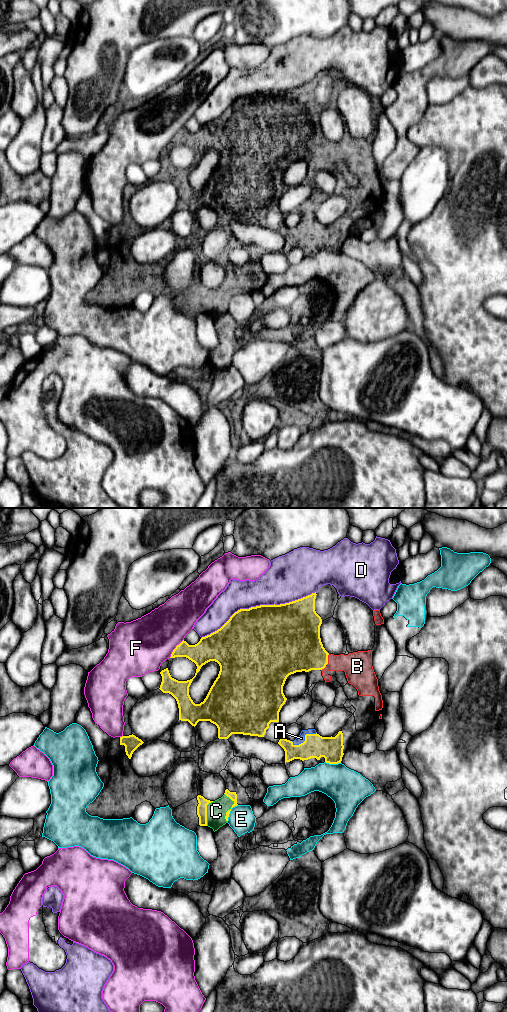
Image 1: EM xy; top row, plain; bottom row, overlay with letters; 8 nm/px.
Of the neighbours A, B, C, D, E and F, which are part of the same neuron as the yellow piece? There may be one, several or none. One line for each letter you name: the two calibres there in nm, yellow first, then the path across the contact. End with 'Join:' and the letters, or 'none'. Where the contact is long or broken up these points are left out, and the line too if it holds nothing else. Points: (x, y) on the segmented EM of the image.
A: 190 nm thick on the yellow side, 60 nm on the other
B: 380 nm thick on the yellow side, 220 nm on the other; runs through xy (298, 648), (316, 658), (327, 659), (357, 666)
C: 60 nm thick on the yellow side, 160 nm on the other
Join: A, B, C

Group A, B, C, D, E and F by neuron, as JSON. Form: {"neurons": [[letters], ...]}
{"neurons": [["A", "B", "C"], ["D"], ["E"], ["F"]]}

